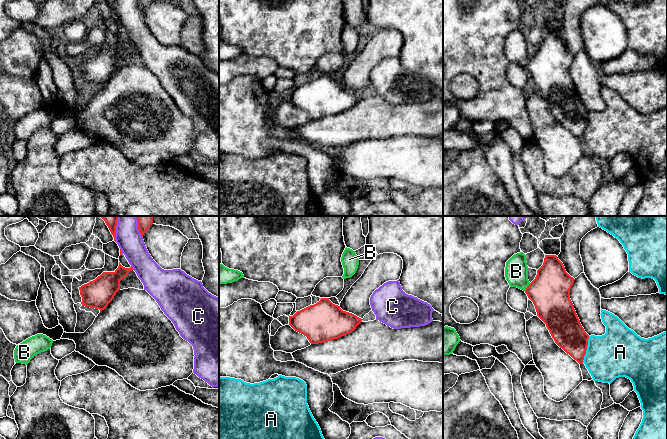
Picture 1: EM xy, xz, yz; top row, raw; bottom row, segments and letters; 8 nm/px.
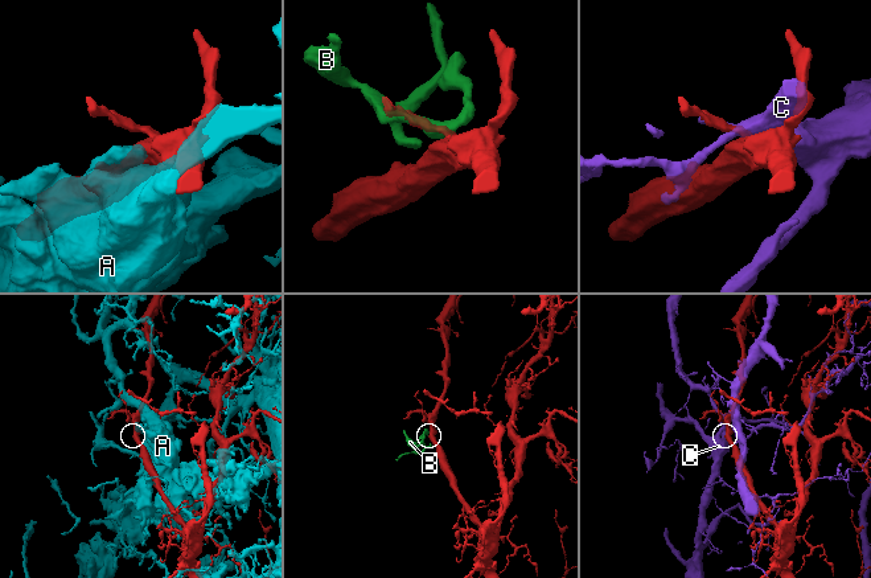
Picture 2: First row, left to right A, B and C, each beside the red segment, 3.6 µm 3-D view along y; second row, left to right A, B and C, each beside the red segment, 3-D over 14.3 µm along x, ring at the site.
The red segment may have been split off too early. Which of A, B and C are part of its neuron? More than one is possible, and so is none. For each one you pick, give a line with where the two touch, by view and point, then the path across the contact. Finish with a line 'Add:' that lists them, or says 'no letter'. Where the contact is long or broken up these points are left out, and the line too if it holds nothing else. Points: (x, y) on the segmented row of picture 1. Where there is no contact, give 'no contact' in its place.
B: yz (527, 287) | across yz (550, 290), (533, 290), (527, 287), (519, 279), (516, 271)
Add: B

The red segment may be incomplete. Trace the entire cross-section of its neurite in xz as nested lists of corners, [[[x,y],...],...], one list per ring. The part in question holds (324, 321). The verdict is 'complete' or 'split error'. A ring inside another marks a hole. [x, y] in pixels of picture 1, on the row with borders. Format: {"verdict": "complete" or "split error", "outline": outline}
{"verdict": "complete", "outline": [[[321,298],[316,304],[289,316],[289,325],[306,336],[311,344],[338,339],[354,331],[361,322],[361,318],[343,311],[329,298]]]}

